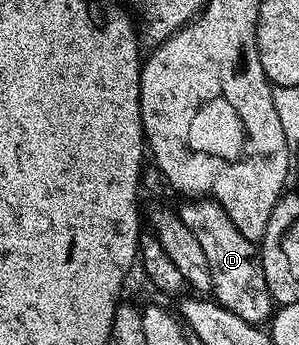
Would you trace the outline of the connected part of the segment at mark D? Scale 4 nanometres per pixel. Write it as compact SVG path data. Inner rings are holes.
M191 199L181 207L178 206L179 217L193 235L197 235L197 243L205 250L205 259L209 259L209 275L214 300L224 305L233 315L241 315L251 325L262 326L273 317L273 300L265 279L263 258L258 244L245 235L229 219L229 215L210 199Z

